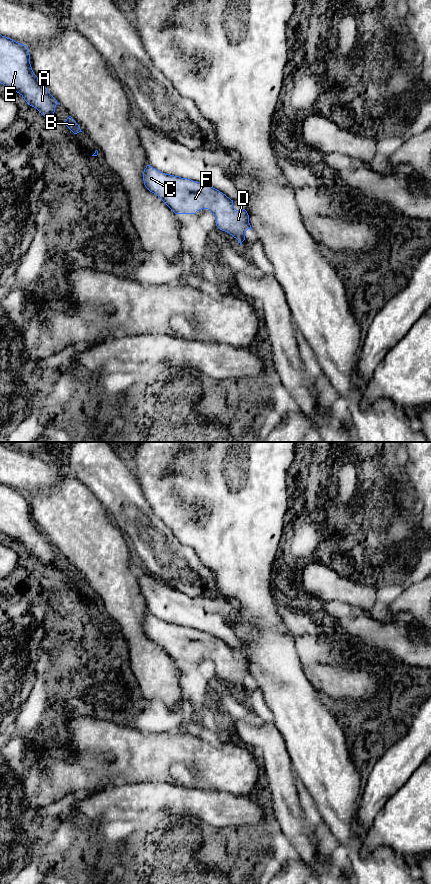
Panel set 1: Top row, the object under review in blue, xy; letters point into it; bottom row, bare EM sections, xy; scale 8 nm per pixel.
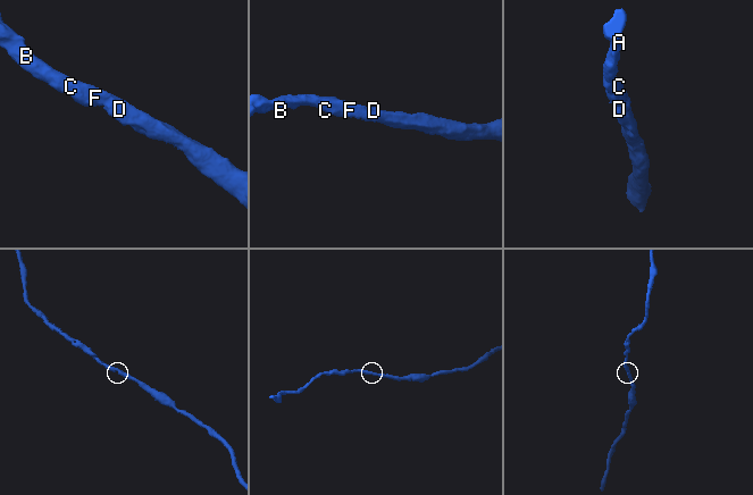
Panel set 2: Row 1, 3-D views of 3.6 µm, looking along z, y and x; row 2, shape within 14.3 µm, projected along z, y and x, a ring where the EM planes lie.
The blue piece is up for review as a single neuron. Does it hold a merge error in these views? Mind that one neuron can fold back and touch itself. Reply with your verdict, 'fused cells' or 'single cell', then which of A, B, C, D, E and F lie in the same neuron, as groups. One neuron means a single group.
single cell | A B C D E F

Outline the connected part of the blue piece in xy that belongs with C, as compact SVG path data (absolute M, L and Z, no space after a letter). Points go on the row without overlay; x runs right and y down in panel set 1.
M150 613L144 617L143 629L175 662L195 662L208 657L215 663L216 674L236 686L240 693L246 679L252 678L247 659L236 658L233 648L211 634L165 622Z

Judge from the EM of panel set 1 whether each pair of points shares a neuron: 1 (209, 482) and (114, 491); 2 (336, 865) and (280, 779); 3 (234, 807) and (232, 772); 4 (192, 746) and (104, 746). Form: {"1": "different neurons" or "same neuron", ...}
{"1": "different neurons", "2": "same neuron", "3": "different neurons", "4": "same neuron"}

